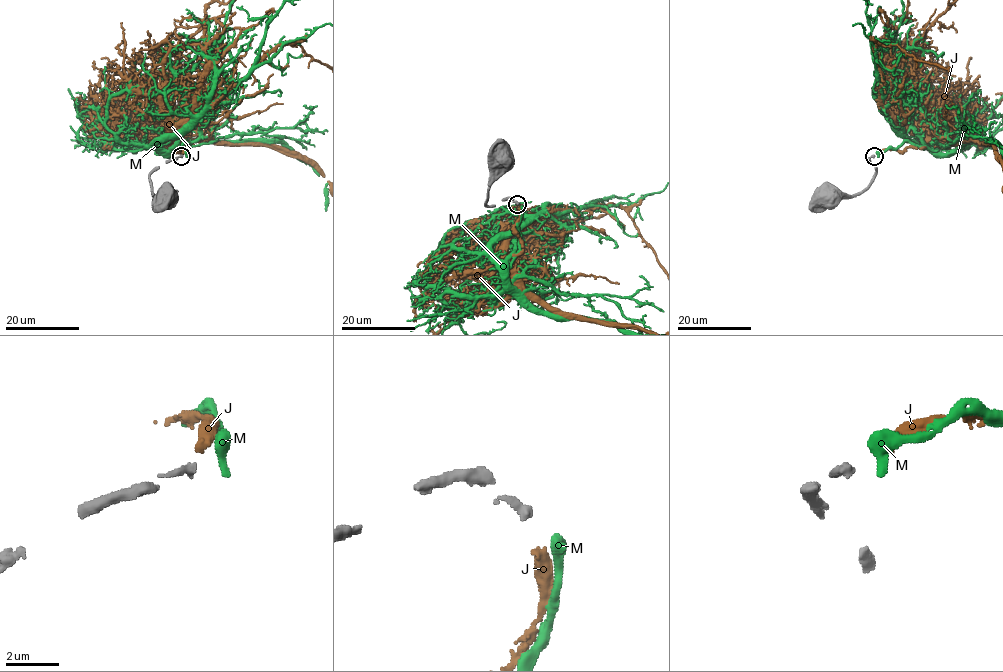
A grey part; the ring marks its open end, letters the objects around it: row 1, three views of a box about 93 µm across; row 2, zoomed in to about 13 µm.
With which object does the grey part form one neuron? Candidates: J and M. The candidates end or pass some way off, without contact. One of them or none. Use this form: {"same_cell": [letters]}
{"same_cell": ["J"]}

